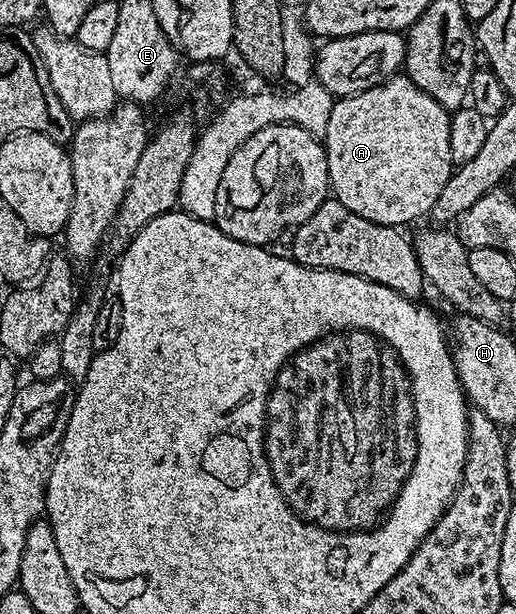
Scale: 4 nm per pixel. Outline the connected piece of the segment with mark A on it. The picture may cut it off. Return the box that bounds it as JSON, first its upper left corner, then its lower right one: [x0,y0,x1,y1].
[321,75,453,227]

